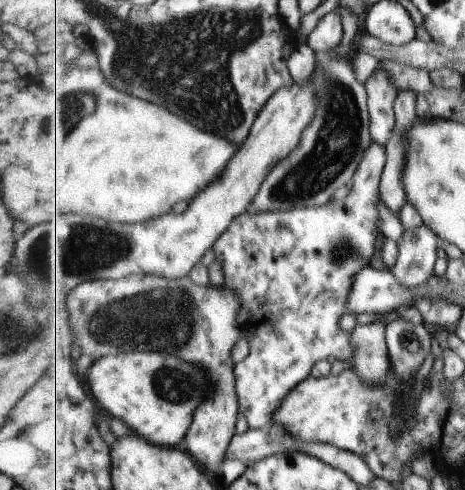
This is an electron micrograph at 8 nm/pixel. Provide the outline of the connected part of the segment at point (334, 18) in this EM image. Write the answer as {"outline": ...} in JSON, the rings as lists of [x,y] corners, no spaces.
{"outline":[[[339,8],[321,17],[308,36],[308,45],[317,53],[324,53],[337,47],[343,40],[343,24]]]}

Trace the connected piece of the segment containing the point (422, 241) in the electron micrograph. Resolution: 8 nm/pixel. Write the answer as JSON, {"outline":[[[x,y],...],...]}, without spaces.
{"outline":[[[425,224],[419,230],[405,229],[403,238],[399,240],[393,276],[407,288],[426,283],[434,275],[440,241],[440,236]]]}

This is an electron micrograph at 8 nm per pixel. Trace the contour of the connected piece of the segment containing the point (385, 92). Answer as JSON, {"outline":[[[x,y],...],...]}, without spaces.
{"outline":[[[380,65],[370,70],[371,75],[365,85],[368,90],[368,109],[370,112],[370,131],[372,140],[377,144],[386,146],[391,140],[393,129],[396,125],[394,102],[398,95],[398,89],[387,70]]]}

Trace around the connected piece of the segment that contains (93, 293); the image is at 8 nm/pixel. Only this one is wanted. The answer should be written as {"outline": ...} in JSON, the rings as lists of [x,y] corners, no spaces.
{"outline":[[[133,274],[121,279],[97,279],[83,282],[68,294],[67,312],[73,328],[72,338],[67,342],[75,348],[76,356],[93,356],[94,359],[105,355],[128,353],[133,351],[166,351],[177,354],[177,358],[199,366],[212,383],[209,397],[195,410],[193,424],[185,436],[185,444],[197,460],[217,472],[221,470],[231,440],[236,436],[237,420],[239,420],[240,398],[237,394],[237,363],[233,360],[233,347],[241,338],[242,326],[237,322],[239,310],[244,308],[241,294],[231,290],[226,283],[217,287],[212,284],[199,286],[190,275],[185,278],[171,279],[155,274]]]}

